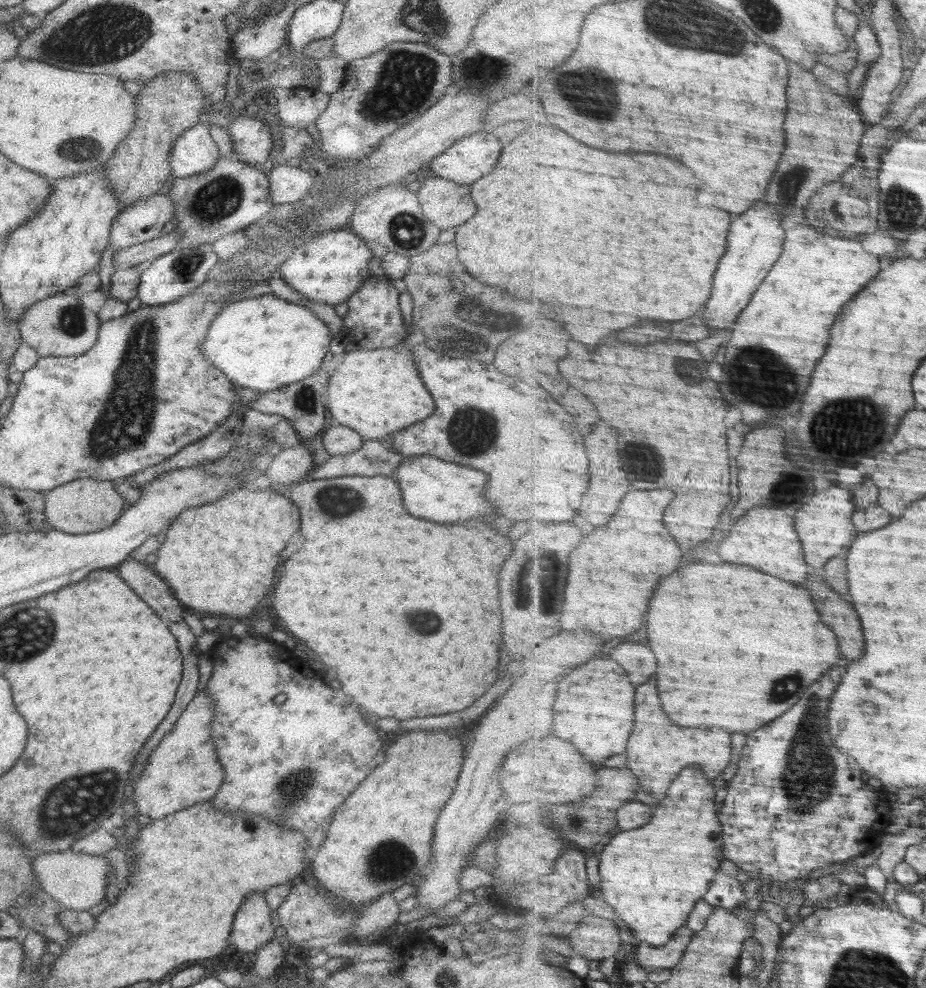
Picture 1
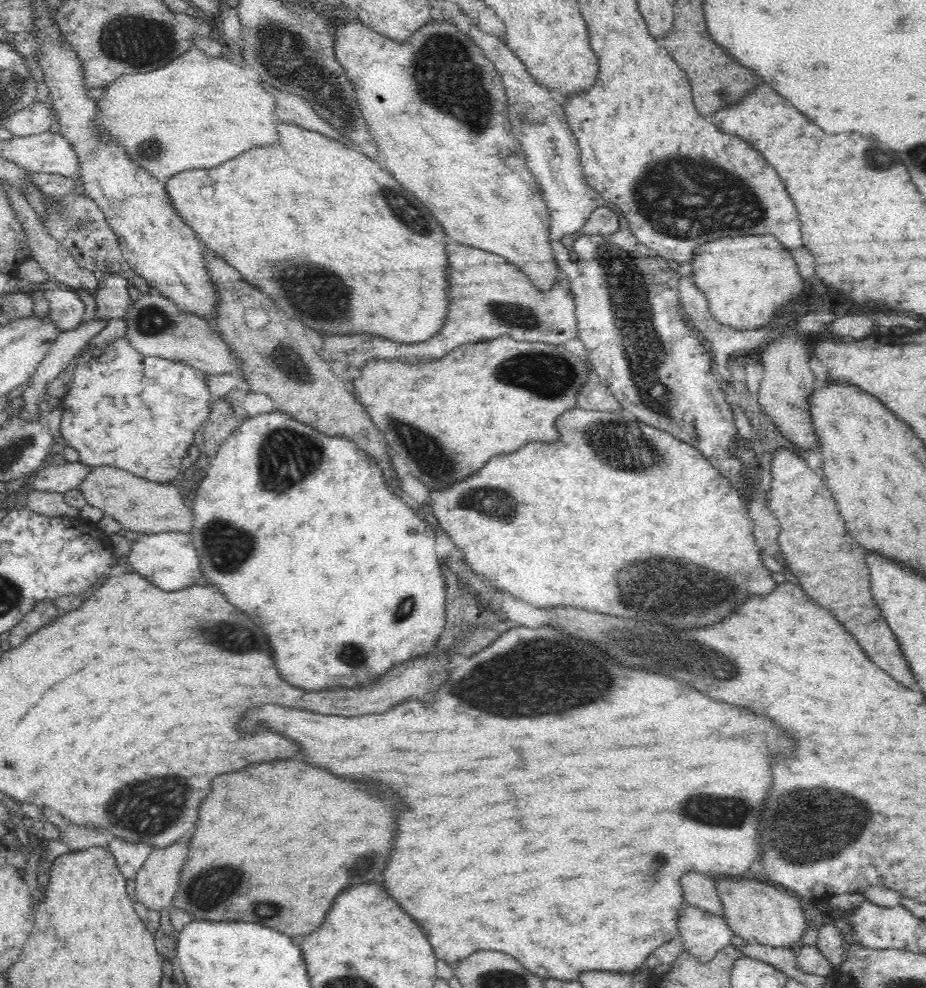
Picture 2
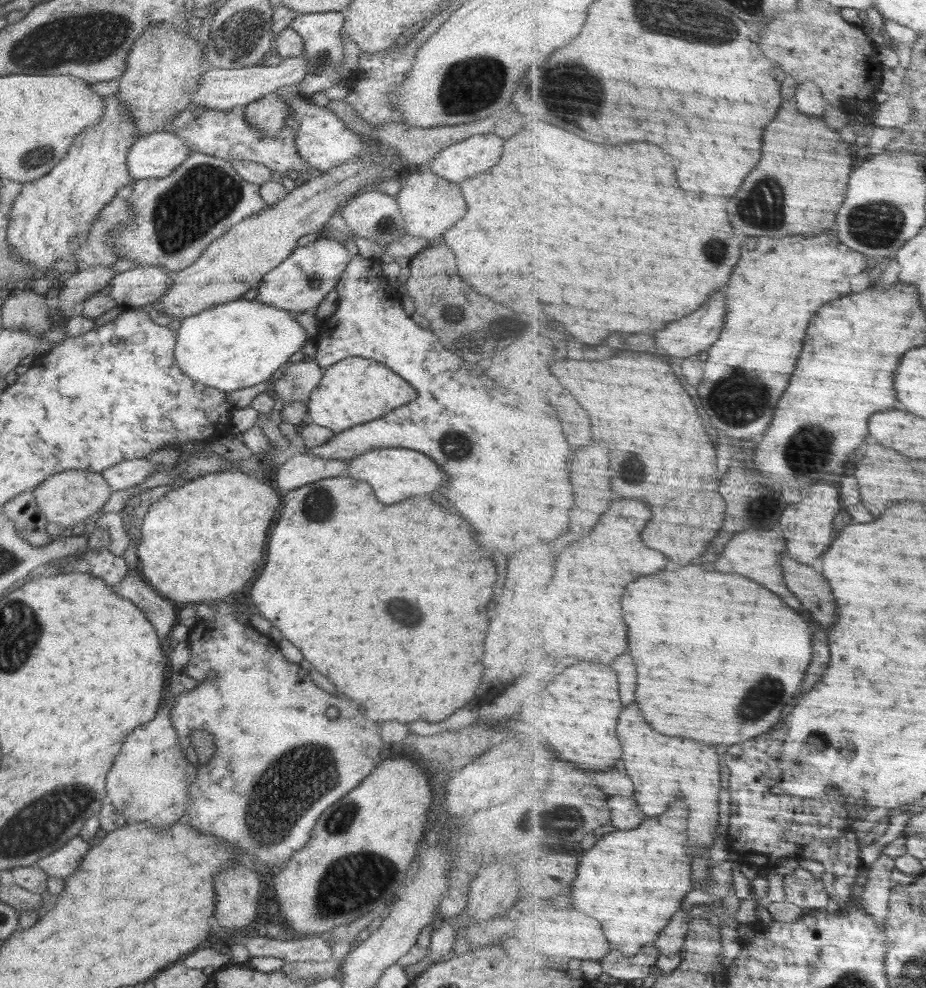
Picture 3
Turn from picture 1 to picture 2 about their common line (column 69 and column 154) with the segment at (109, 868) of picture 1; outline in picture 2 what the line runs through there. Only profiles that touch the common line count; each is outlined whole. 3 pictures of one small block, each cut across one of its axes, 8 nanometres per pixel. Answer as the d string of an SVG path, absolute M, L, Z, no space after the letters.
M181 836L166 848L154 849L136 873L136 899L148 908L162 910L173 906L190 836Z

